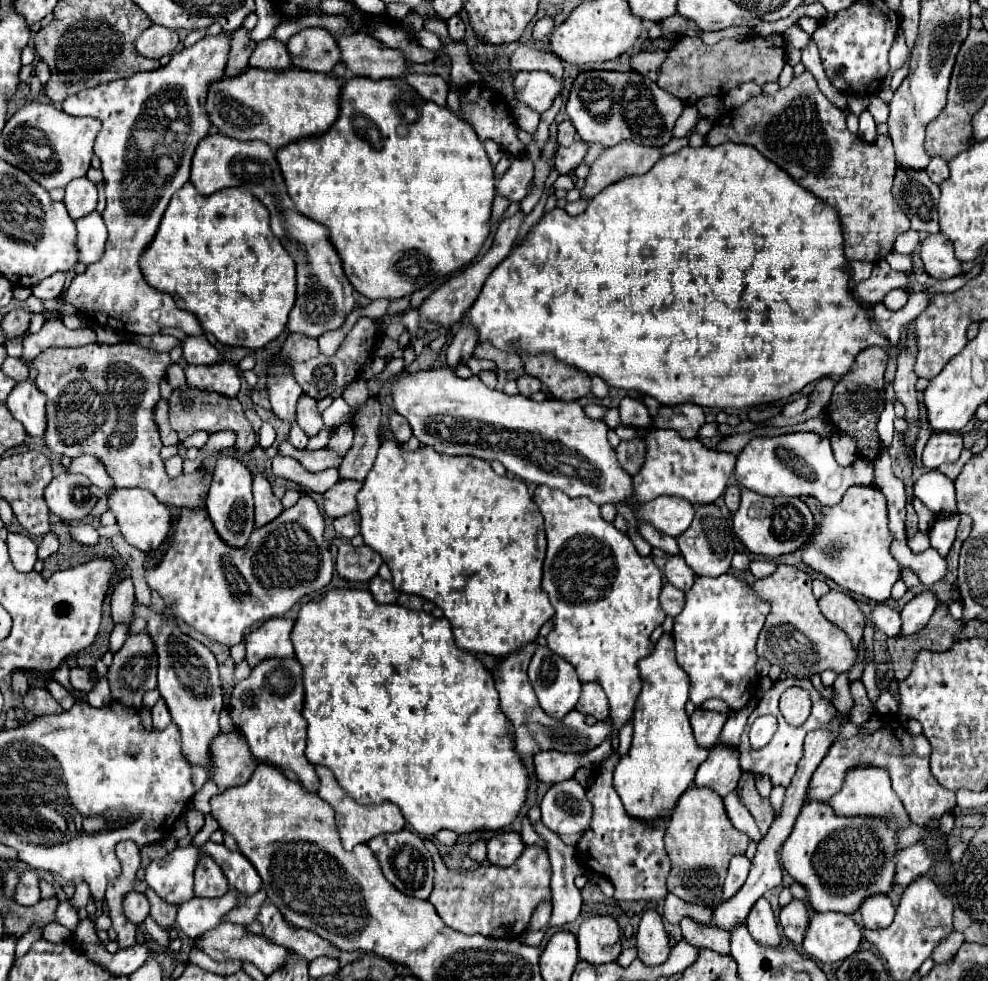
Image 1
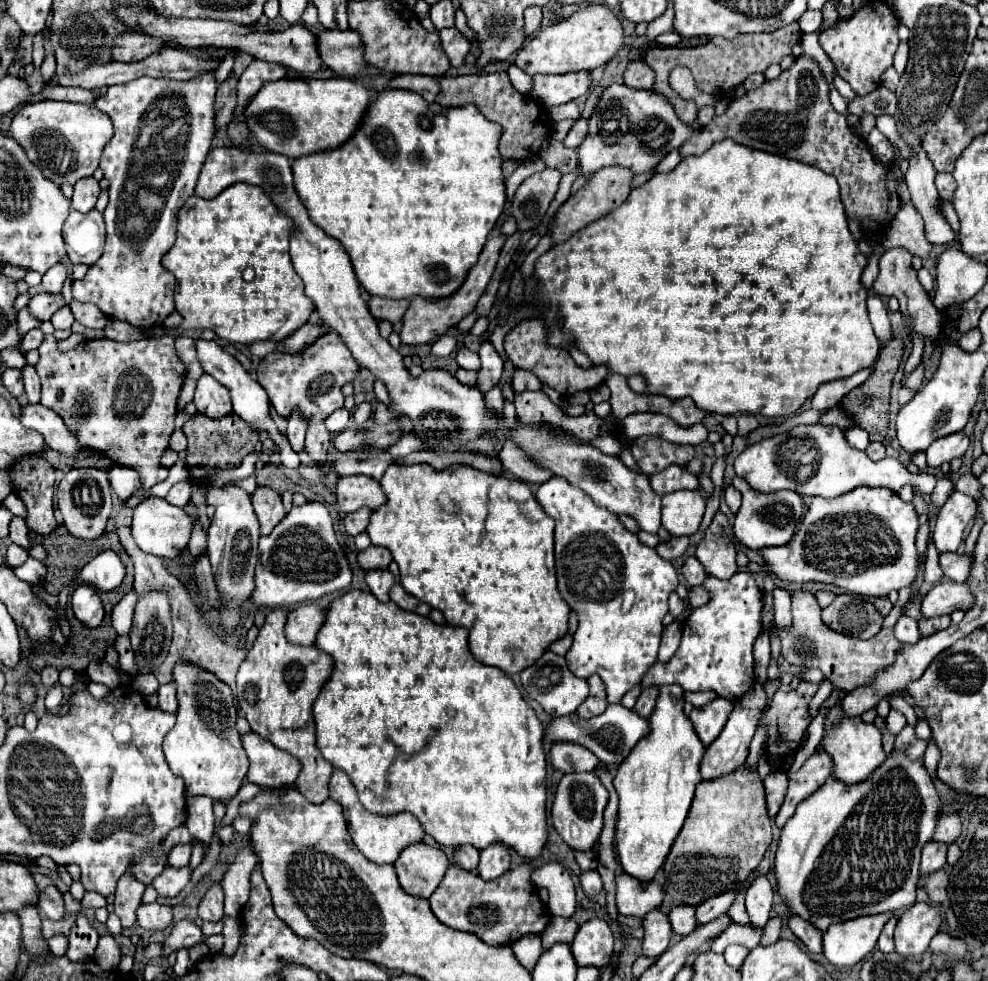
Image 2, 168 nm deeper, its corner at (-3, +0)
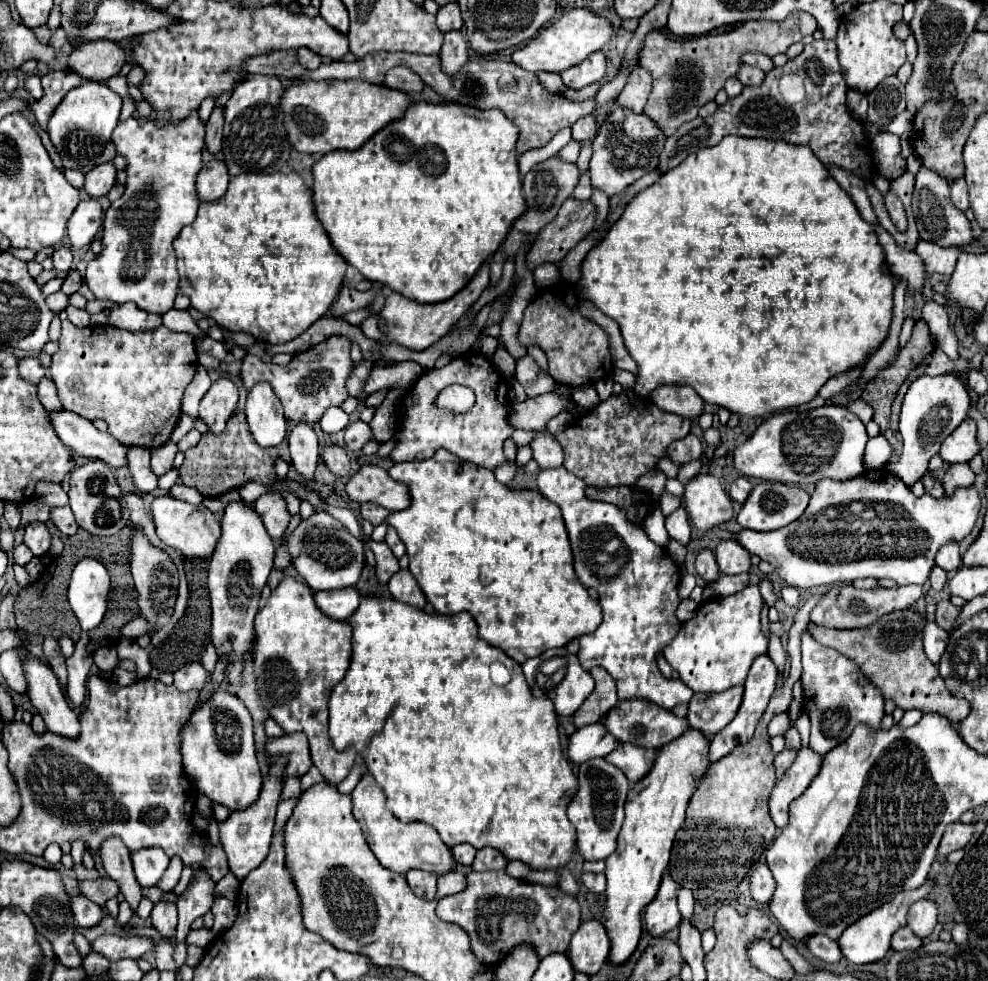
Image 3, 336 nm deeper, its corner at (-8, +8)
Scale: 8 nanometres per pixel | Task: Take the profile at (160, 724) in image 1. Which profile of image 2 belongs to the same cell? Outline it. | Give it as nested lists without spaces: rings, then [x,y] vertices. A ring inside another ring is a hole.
[[[165,684],[159,688],[159,708],[163,712],[177,712],[177,690],[173,684]]]

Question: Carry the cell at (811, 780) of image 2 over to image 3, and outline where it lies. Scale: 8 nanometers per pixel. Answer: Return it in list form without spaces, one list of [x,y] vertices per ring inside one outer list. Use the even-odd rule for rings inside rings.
[[[806,746],[798,752],[794,764],[782,776],[782,780],[776,782],[770,794],[770,816],[778,828],[784,828],[788,824],[790,802],[796,800],[810,786],[820,768],[822,768],[822,756],[810,750],[810,746]]]

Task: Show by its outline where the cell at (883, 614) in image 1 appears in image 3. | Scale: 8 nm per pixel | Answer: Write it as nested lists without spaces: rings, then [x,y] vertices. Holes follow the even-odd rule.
[[[926,622],[922,630],[922,642],[924,642],[924,652],[926,656],[938,664],[938,658],[942,656],[946,642],[948,642],[948,632],[942,630],[936,622]]]

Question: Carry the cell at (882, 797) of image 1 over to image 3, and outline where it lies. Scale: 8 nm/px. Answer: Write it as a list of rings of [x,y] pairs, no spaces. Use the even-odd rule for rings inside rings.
[[[804,630],[800,636],[802,650],[802,686],[804,686],[804,708],[810,714],[812,730],[810,730],[810,748],[818,754],[828,754],[836,746],[844,744],[852,730],[860,724],[870,726],[874,732],[880,728],[884,716],[884,698],[878,694],[870,682],[862,676],[862,672],[848,662],[846,656],[830,650],[826,646],[818,646],[810,634]]]

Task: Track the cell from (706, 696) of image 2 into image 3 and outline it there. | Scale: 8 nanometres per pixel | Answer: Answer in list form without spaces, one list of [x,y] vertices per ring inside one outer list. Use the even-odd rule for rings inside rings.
[[[566,468],[540,470],[538,488],[550,502],[560,506],[574,554],[574,572],[586,588],[598,592],[604,614],[602,624],[580,638],[580,666],[584,670],[592,670],[594,666],[606,668],[616,680],[618,698],[640,698],[666,710],[672,710],[680,702],[688,704],[694,692],[684,682],[666,680],[654,662],[656,654],[680,630],[674,614],[680,604],[678,566],[662,546],[646,536],[642,526],[626,518],[622,508],[588,498],[586,484]]]

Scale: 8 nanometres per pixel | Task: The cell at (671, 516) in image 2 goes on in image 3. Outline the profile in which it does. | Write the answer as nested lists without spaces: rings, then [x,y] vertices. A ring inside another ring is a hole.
[[[698,474],[684,486],[682,506],[700,530],[710,530],[732,518],[732,500],[712,474]]]

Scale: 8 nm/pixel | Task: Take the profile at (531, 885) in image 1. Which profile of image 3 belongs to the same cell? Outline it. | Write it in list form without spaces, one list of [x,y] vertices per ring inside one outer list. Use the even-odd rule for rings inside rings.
[[[506,870],[468,872],[466,888],[438,900],[436,914],[462,926],[472,940],[472,950],[488,964],[498,964],[518,944],[532,944],[540,958],[550,952],[566,952],[572,934],[580,926],[576,898],[562,890],[512,878]]]

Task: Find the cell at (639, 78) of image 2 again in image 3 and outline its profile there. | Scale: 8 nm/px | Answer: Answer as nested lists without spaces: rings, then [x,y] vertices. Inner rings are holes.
[[[636,66],[624,86],[624,90],[618,96],[620,106],[628,106],[634,112],[642,112],[646,106],[646,100],[650,96],[652,88],[652,76],[648,70],[642,70],[642,66]]]

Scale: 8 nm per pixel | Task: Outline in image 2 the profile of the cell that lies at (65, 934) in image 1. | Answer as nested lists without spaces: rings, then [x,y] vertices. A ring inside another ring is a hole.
[[[53,936],[53,938],[49,940],[49,950],[51,950],[55,956],[63,956],[63,954],[67,952],[67,946],[69,946],[69,942],[67,942],[65,936]]]

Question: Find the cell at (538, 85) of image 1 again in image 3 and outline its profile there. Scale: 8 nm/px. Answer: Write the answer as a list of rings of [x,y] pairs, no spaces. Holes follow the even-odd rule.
[[[594,52],[582,64],[560,72],[564,84],[568,88],[574,88],[574,90],[584,88],[584,86],[594,84],[594,82],[600,82],[604,78],[604,74],[606,74],[606,58],[602,52]]]

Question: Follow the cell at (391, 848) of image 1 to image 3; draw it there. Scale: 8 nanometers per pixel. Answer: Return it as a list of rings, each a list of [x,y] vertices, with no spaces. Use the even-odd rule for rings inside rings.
[[[410,870],[406,874],[406,880],[412,888],[412,892],[422,900],[434,900],[436,898],[436,880],[438,876],[434,872],[424,870]]]

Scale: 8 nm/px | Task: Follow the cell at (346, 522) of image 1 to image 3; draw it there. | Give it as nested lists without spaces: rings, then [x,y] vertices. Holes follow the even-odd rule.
[[[366,502],[366,504],[360,506],[360,516],[362,516],[364,520],[372,522],[374,526],[376,526],[378,522],[382,522],[382,518],[386,518],[386,514],[390,514],[390,512],[388,512],[386,508],[374,504],[374,502]]]

